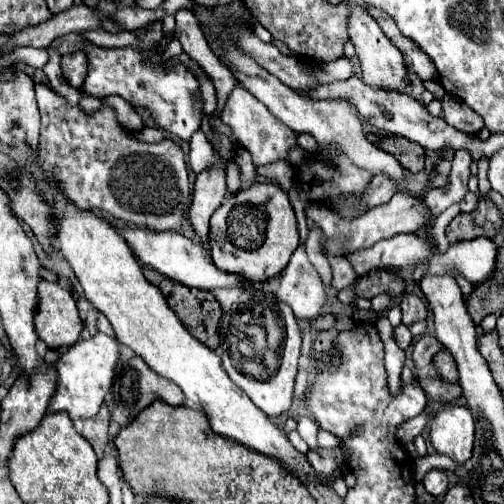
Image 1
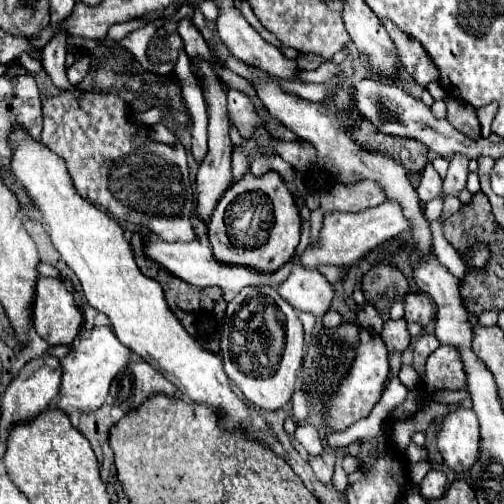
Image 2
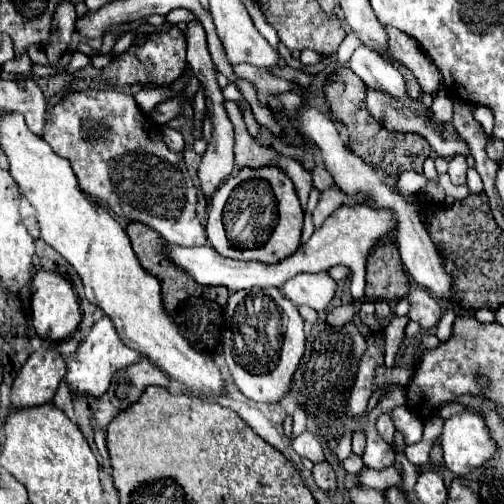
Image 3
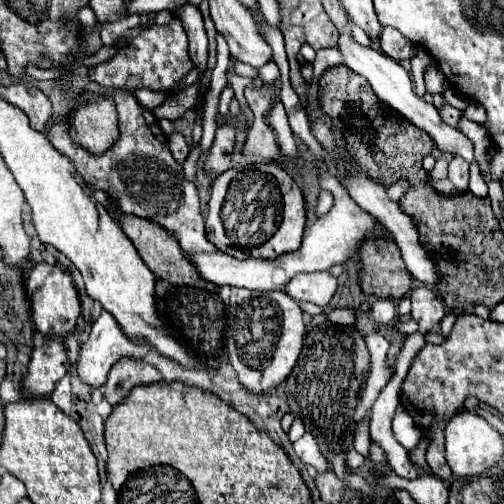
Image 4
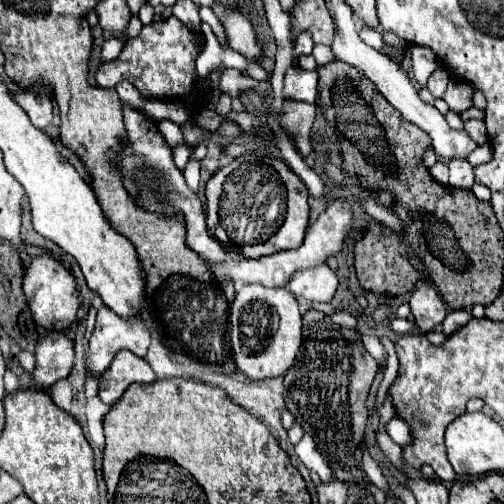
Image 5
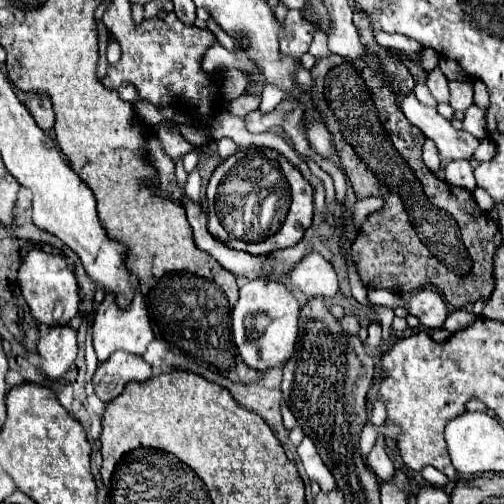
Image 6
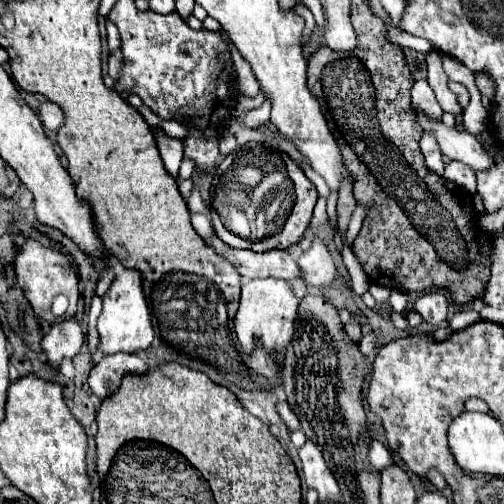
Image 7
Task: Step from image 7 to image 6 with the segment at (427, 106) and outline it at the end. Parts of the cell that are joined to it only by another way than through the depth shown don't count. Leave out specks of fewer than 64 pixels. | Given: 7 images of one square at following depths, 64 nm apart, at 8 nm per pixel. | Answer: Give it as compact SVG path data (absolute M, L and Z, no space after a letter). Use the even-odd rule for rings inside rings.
M416 84L414 86L414 94L416 94L416 98L422 102L422 104L426 104L426 106L436 106L438 102L432 98L432 94L428 92L428 86L426 84Z

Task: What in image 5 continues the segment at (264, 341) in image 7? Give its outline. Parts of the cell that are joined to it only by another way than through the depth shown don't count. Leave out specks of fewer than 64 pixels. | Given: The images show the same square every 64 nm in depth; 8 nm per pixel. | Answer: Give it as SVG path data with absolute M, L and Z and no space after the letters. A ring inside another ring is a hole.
M256 284L236 286L236 298L230 306L230 344L238 372L248 380L260 382L266 378L284 376L294 364L294 358L302 344L302 316L292 292L288 292L286 288L260 288Z

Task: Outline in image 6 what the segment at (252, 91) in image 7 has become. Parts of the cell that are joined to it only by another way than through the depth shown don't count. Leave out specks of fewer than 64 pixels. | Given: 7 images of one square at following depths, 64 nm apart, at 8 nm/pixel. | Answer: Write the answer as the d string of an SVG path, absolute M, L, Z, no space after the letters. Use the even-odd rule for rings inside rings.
M208 20L208 28L210 28L210 32L216 36L216 40L218 40L224 48L228 48L228 50L238 50L238 48L236 48L236 40L230 38L214 20Z

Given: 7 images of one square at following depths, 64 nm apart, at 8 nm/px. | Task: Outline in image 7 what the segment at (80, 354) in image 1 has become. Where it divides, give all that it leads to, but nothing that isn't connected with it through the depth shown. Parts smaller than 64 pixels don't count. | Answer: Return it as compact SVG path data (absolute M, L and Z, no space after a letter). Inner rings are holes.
M118 270L110 290L102 298L102 312L98 316L98 336L100 344L98 348L102 354L116 354L116 352L138 352L148 350L154 340L154 330L150 322L148 304L144 300L142 284L140 284L140 272L136 270Z

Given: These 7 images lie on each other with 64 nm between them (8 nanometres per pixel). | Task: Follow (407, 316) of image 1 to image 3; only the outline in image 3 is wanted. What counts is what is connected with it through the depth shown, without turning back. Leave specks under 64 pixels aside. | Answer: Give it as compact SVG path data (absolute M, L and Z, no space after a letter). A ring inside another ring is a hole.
M418 288L408 294L408 302L410 302L410 312L408 312L410 320L418 322L424 330L438 324L438 320L442 316L442 308L440 308L438 300L432 298L430 292Z

